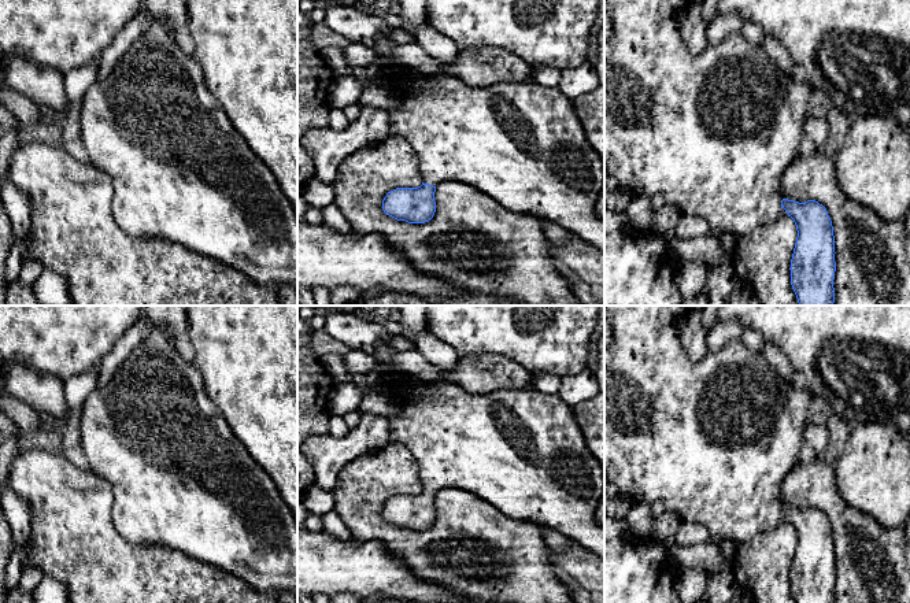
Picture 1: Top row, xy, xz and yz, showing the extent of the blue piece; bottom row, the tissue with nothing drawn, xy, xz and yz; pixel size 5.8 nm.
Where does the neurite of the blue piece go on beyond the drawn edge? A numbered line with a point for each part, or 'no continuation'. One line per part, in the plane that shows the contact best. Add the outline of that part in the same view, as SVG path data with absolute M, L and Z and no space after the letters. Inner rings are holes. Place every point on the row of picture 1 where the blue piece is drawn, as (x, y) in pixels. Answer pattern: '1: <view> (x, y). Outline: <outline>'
1: yz (714, 133). Outline: M604 0L604 11L613 26L611 36L604 40L604 164L608 174L617 178L619 188L628 188L633 195L645 195L650 199L662 195L665 201L676 206L681 214L700 217L710 227L741 237L758 226L788 217L781 207L778 185L788 166L799 156L803 125L810 114L811 88L798 73L784 75L765 49L751 44L741 32L728 36L717 45L709 44L702 53L693 56L680 33L680 15L687 5L688 0Z

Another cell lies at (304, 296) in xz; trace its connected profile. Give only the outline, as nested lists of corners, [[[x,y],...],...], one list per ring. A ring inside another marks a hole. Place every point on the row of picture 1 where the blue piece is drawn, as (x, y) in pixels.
[[[297,286],[297,306],[315,306],[311,289],[306,286]]]

